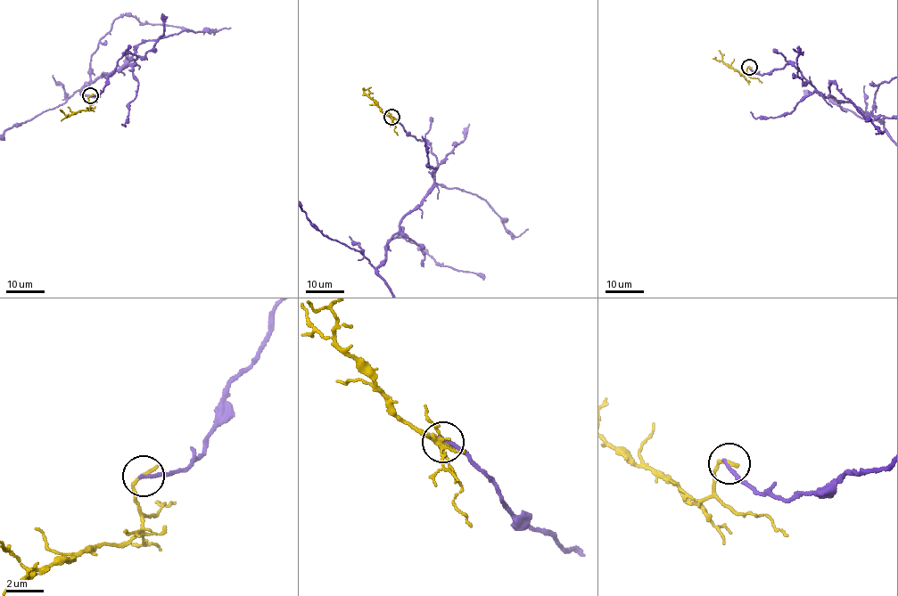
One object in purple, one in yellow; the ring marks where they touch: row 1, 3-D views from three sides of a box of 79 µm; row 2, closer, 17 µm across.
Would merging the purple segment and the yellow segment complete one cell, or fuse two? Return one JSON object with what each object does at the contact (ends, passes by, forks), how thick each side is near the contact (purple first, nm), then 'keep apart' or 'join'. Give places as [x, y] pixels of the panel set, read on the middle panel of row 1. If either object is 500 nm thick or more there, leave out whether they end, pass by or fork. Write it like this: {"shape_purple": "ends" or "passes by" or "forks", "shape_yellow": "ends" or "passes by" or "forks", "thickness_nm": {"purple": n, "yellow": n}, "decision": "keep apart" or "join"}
{"shape_purple": "ends", "shape_yellow": "ends", "thickness_nm": {"purple": 200, "yellow": 240}, "decision": "keep apart"}

